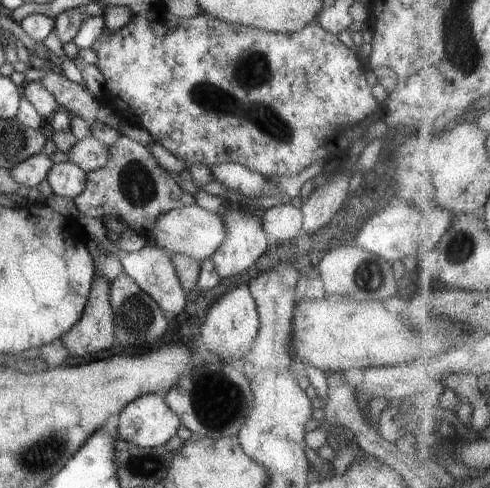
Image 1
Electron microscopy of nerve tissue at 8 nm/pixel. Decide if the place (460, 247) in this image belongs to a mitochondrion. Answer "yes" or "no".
yes

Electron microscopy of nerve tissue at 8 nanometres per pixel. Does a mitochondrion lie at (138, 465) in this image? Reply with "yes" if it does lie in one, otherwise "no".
yes

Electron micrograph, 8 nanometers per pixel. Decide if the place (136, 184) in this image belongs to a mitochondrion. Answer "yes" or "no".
yes

